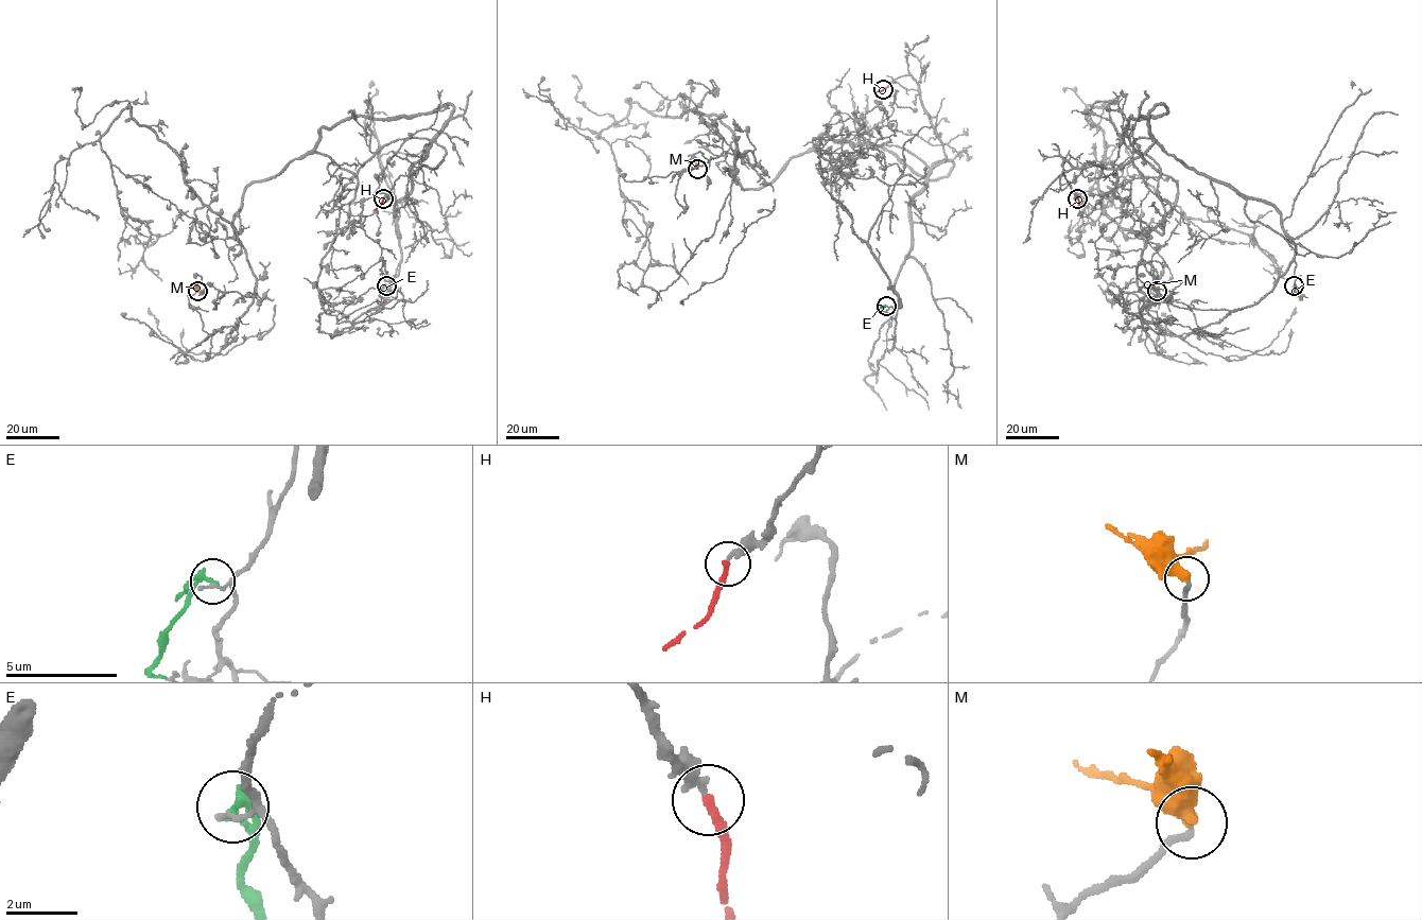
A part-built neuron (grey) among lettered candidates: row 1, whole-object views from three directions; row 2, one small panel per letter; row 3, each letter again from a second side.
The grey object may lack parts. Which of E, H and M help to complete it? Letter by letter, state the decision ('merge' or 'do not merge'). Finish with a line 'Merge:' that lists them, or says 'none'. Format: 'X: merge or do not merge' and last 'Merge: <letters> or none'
E: do not merge
H: merge
M: do not merge
Merge: H

